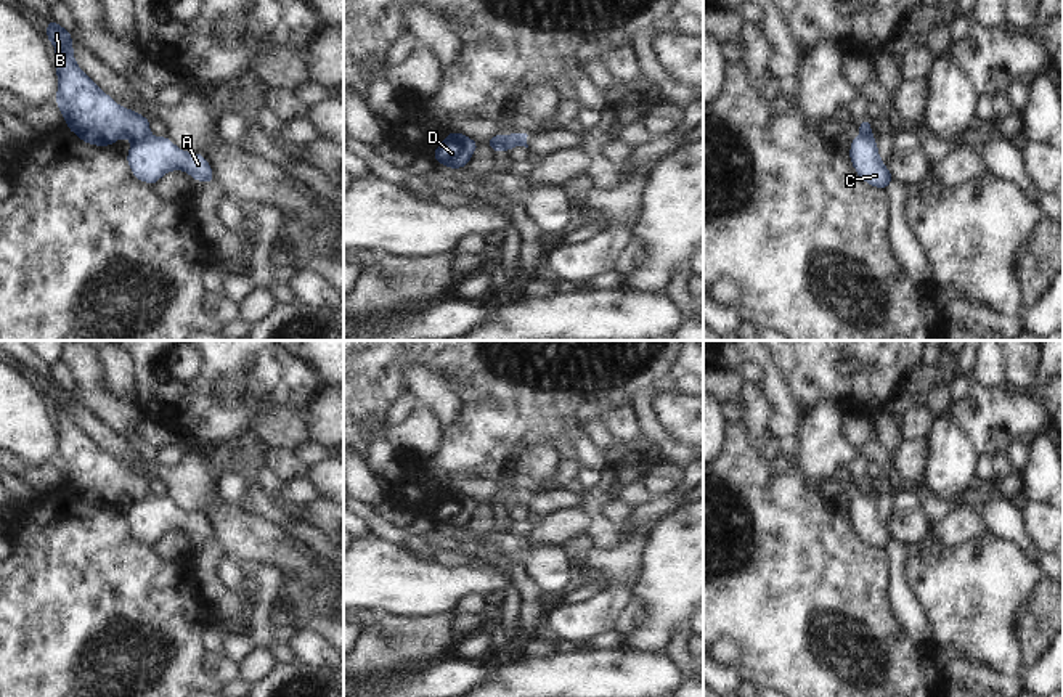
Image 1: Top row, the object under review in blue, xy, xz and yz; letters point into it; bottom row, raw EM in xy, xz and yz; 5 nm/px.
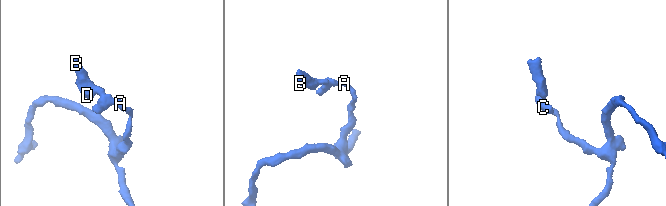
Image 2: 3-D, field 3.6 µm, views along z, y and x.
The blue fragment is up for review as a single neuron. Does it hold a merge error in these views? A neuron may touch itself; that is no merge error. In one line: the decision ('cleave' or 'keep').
cleave

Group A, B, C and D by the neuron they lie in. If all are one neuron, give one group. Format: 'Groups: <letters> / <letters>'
Groups: A C / B D

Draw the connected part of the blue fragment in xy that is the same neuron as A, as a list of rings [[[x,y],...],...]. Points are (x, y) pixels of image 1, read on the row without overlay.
[[[148,495],[133,503],[127,512],[127,524],[133,528],[135,540],[145,540],[151,546],[170,530],[186,530],[196,541],[215,541],[204,516],[181,511],[169,496]]]

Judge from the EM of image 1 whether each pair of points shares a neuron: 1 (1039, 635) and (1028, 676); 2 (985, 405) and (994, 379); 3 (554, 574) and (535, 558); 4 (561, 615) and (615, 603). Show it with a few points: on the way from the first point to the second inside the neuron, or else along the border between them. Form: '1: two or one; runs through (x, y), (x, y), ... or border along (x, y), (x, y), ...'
1: two; border along (1046, 649), (1034, 664), (1023, 668)
2: two; border along (975, 383), (985, 387), (1005, 386)
3: one; runs through (549, 570), (540, 562)
4: one; runs through (574, 615), (596, 615), (602, 609)

